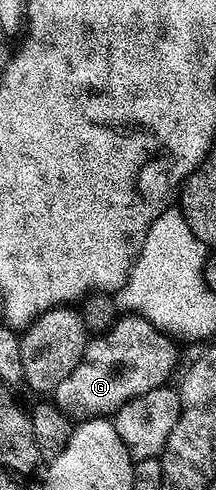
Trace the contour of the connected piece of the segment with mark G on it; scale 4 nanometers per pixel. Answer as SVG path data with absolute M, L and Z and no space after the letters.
M119 315L111 328L92 336L83 361L73 367L69 379L55 389L53 401L61 412L76 422L110 418L117 410L145 391L168 384L179 365L176 338L163 333L153 323L138 315Z

